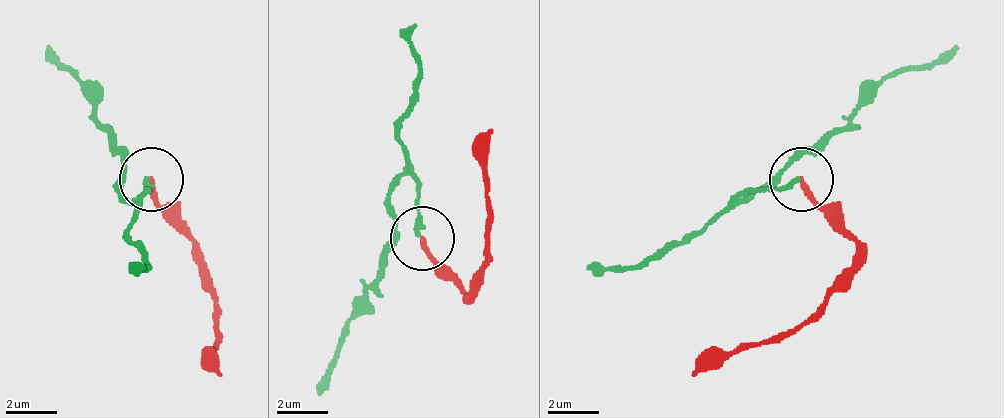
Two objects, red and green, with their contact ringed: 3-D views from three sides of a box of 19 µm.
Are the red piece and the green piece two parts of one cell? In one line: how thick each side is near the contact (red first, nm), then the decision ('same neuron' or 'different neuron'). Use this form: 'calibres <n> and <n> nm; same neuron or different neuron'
calibres 220 and 190 nm; different neuron

